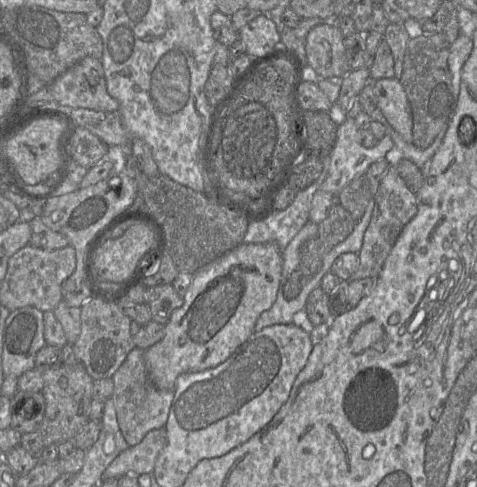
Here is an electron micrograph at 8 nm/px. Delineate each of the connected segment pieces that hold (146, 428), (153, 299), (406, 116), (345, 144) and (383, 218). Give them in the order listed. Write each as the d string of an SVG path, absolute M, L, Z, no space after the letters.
M134 347L112 377L114 389L110 398L115 405L118 425L129 446L140 443L149 431L165 428L174 398L174 390L159 389L152 384L144 353L145 349Z
M172 284L147 287L145 303L149 306L152 320L165 325L173 310L183 305L181 297Z
M383 78L373 83L377 107L402 139L413 144L412 110L400 80Z
M340 115L329 171L321 190L337 195L354 178L365 174L372 163L386 157L393 149L394 142L388 134L376 146L363 147L359 143L359 130L354 118Z
M390 166L382 177L374 200L371 220L364 233L362 247L358 253L359 265L349 281L368 277L377 278L400 232L417 213L416 193L408 189L394 166Z

